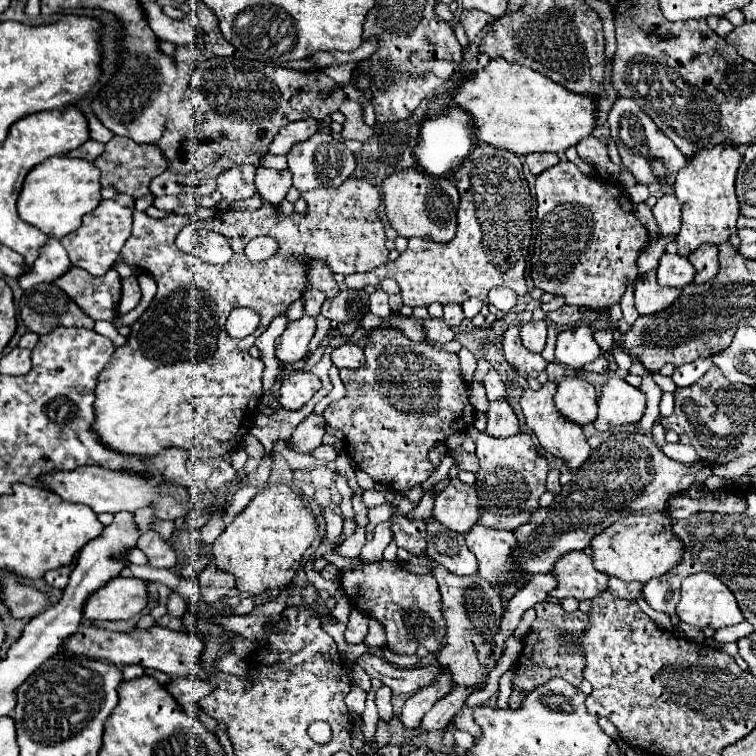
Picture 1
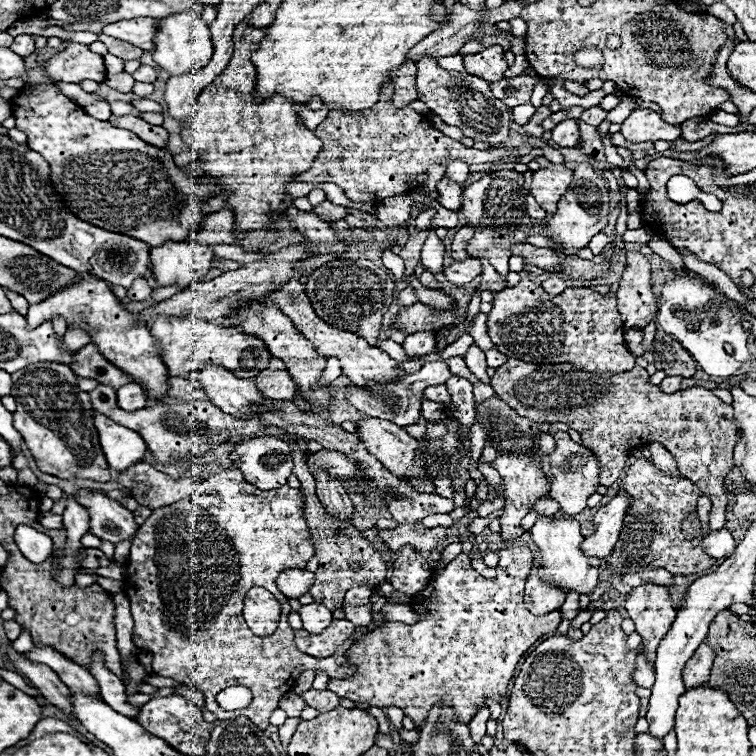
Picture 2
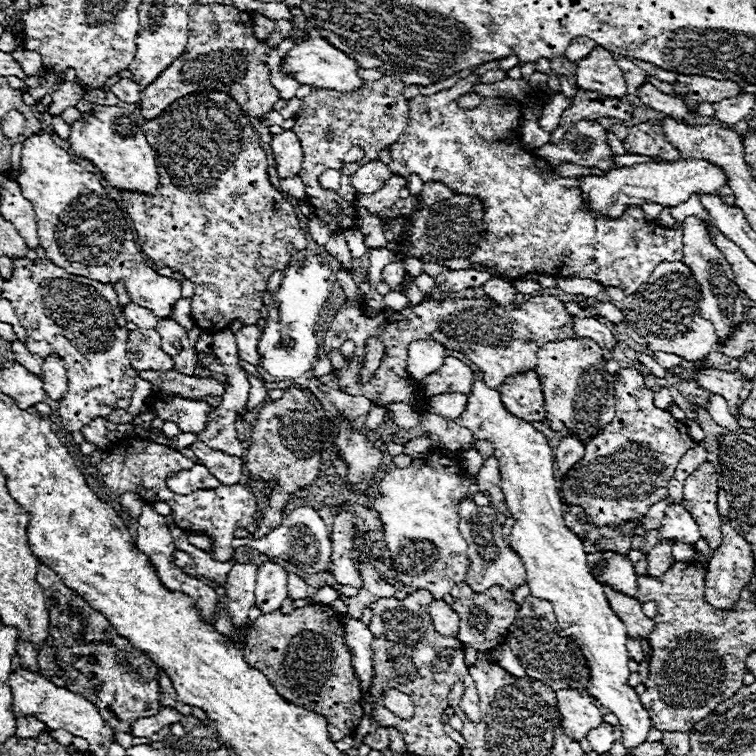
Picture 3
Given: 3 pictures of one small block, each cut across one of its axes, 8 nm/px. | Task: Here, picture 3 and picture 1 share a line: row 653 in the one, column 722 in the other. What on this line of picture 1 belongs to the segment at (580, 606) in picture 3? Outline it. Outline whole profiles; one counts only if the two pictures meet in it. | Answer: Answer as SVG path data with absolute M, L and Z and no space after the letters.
M698 572L698 574L692 574L682 580L682 598L676 606L676 614L680 616L682 622L698 626L698 628L706 628L706 626L726 628L726 626L740 624L744 620L730 588L718 576L708 574L708 572Z

